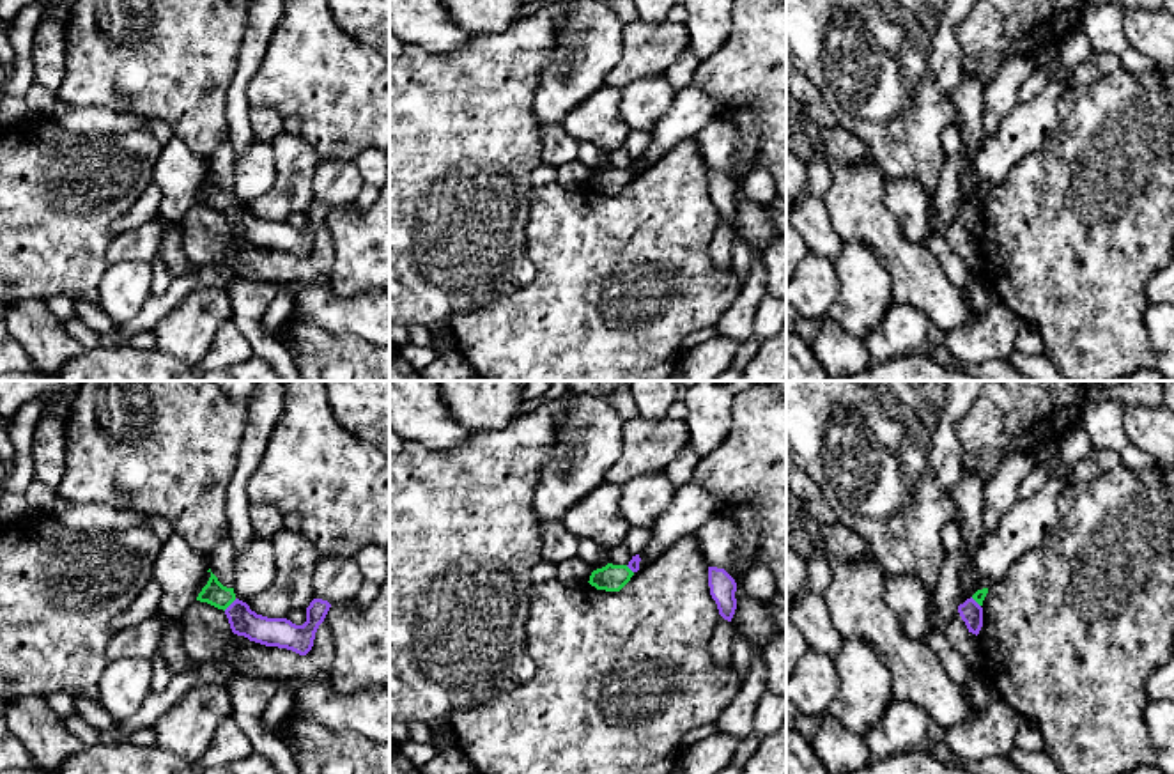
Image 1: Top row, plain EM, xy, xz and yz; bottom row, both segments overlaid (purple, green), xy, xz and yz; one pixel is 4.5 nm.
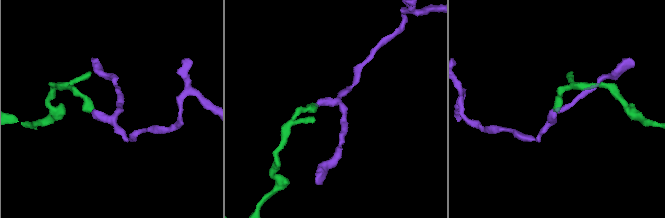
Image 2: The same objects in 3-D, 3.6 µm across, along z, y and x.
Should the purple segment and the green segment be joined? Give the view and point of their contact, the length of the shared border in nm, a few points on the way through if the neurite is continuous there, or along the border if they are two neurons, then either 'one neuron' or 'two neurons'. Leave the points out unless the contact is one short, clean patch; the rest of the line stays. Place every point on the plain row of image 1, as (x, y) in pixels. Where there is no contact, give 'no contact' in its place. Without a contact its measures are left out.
contact xy (231, 208); length 80 nm; border xy (236, 202), (223, 213); two neurons

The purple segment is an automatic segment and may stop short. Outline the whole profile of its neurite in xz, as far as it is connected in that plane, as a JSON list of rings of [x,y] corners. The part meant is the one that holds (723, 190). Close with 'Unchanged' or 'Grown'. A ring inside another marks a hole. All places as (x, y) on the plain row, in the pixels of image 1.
[[[708,170],[708,190],[710,198],[717,207],[719,218],[724,223],[731,225],[737,213],[735,182],[724,172]]]. Unchanged

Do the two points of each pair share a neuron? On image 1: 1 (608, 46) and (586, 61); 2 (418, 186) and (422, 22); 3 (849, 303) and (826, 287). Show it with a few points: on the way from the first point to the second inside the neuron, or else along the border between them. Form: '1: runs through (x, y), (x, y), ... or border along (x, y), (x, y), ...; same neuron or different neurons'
1: runs through (602, 46), (592, 55); same neuron
2: border along (408, 41), (431, 52), (455, 52), (464, 45); different neurons
3: border along (836, 264), (838, 296), (827, 316); different neurons

